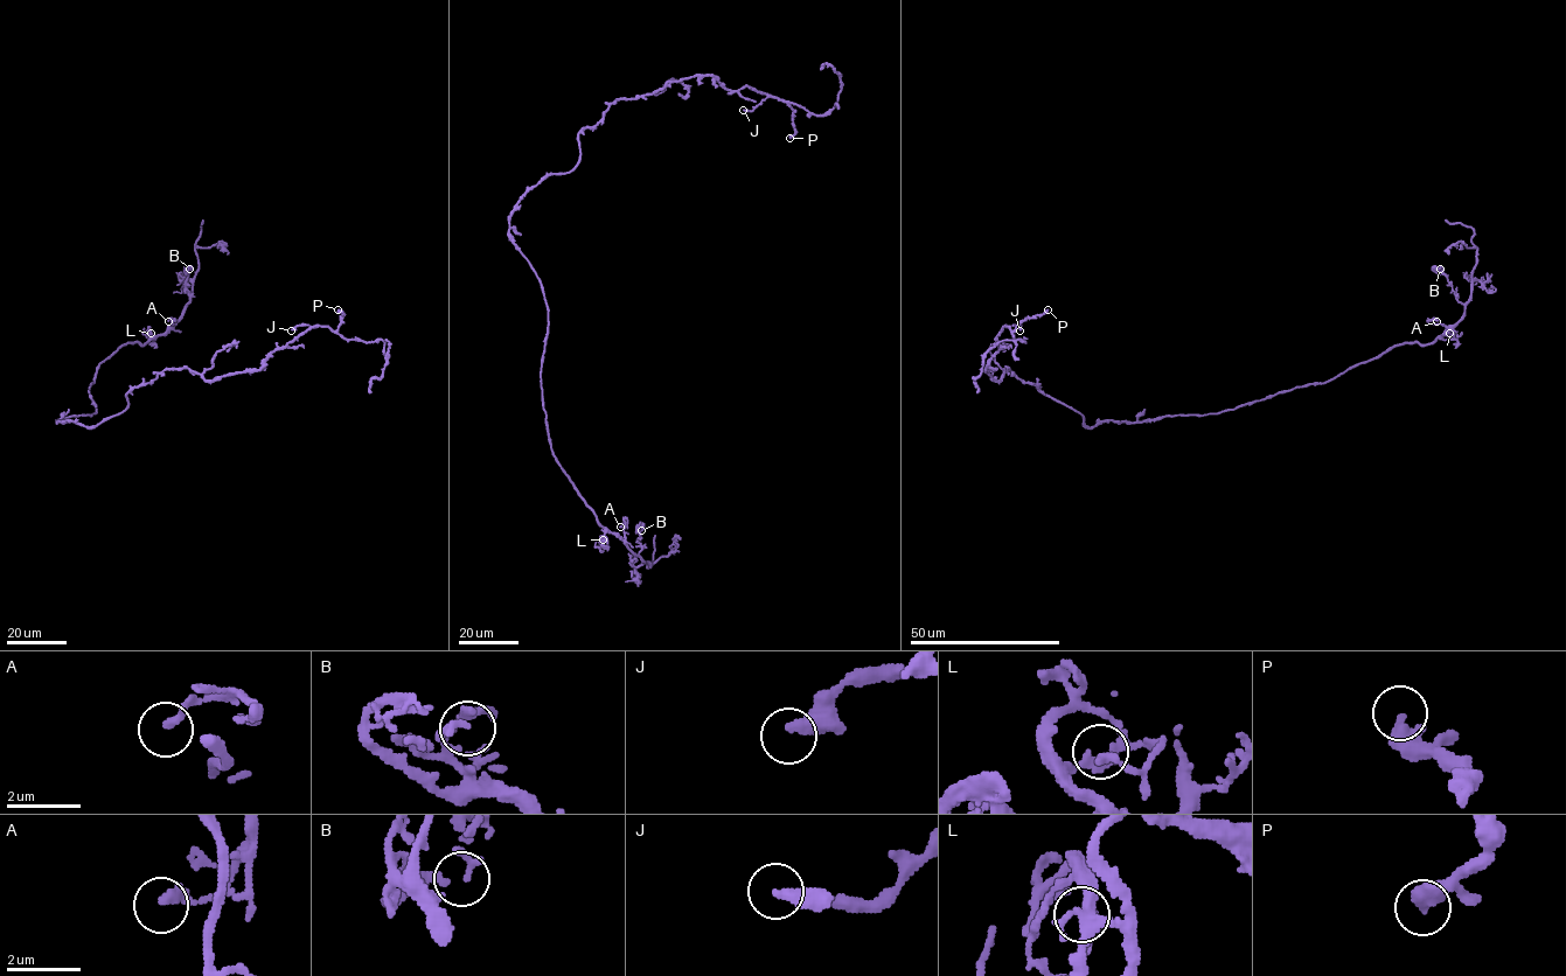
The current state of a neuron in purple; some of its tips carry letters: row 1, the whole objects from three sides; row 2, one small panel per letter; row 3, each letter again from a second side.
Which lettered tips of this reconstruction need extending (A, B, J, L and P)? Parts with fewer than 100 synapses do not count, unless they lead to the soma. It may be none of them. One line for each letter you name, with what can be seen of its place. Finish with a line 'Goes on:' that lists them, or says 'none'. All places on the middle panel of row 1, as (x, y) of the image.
Goes on: none

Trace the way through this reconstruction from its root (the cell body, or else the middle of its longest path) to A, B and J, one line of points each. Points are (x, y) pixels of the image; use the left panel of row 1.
A: (58, 422), (95, 413), (89, 388), (99, 364), (127, 343), (144, 344), (164, 334), (174, 319), (168, 321)
B: (58, 422), (96, 411), (89, 388), (97, 368), (119, 347), (144, 344), (175, 323), (189, 301), (189, 269)
J: (58, 422), (95, 426), (167, 369), (206, 380), (259, 369), (314, 326), (291, 330)

